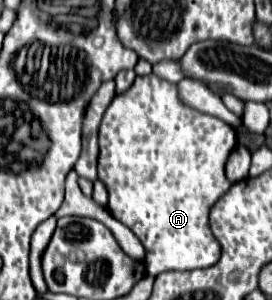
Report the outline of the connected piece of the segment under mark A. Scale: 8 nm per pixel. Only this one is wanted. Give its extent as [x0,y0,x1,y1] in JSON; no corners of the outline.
[98,73,236,277]

